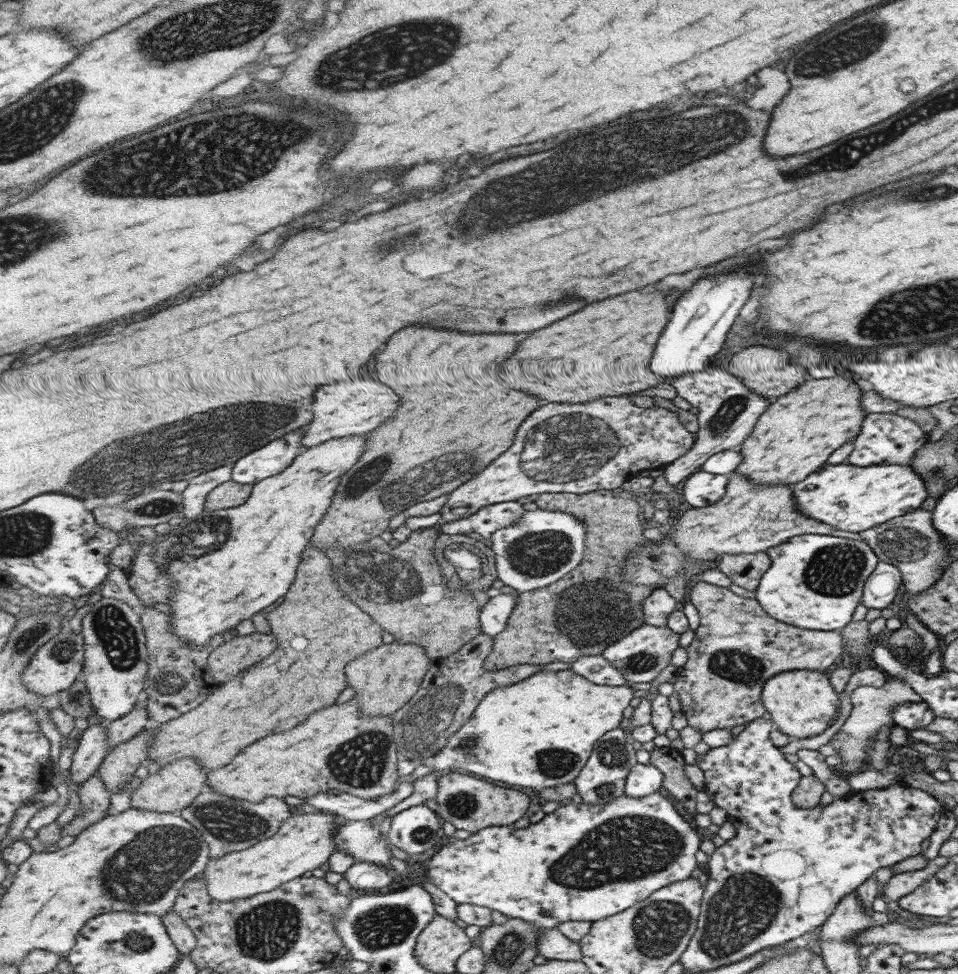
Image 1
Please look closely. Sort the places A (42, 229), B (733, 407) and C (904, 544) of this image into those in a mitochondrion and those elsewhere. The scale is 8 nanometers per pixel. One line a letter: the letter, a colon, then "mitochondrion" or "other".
A: mitochondrion
B: mitochondrion
C: mitochondrion

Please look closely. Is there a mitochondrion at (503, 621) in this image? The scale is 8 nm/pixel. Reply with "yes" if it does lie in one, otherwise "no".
no

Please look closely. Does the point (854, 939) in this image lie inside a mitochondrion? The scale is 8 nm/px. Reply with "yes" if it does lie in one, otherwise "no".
no

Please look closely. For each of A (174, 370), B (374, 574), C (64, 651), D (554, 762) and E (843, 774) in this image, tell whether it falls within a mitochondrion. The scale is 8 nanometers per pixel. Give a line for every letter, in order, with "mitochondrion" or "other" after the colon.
A: other
B: mitochondrion
C: mitochondrion
D: mitochondrion
E: other

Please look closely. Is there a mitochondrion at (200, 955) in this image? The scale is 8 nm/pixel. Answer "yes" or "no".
no

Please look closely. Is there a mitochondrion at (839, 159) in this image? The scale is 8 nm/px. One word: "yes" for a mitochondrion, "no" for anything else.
yes

